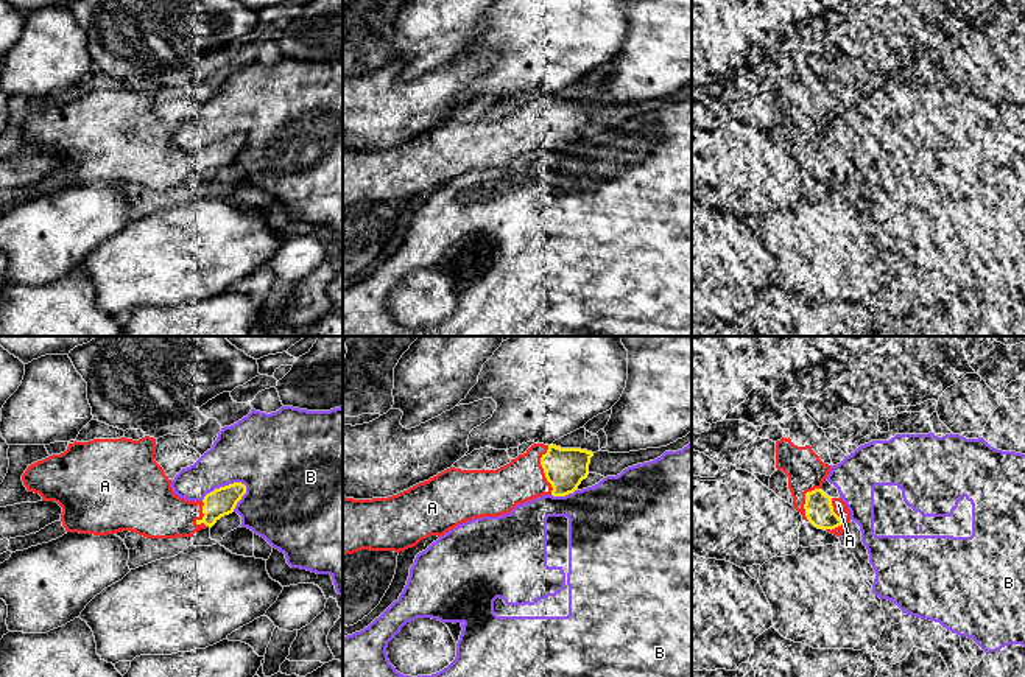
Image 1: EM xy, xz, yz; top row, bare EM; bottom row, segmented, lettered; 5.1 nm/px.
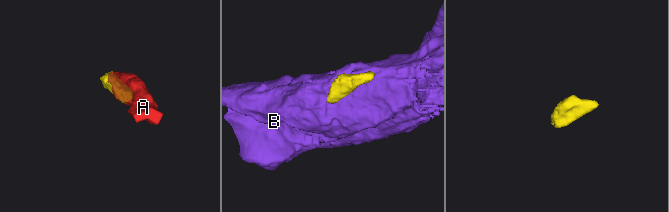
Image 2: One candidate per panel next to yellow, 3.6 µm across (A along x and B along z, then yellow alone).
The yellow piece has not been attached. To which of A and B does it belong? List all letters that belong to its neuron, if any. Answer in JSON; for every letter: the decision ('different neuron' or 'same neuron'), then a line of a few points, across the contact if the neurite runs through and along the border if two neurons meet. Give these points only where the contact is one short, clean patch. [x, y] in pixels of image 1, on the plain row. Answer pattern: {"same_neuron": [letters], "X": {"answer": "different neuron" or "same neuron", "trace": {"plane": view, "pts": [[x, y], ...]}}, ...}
{"same_neuron": ["A"], "A": {"answer": "same neuron"}, "B": {"answer": "different neuron"}}

